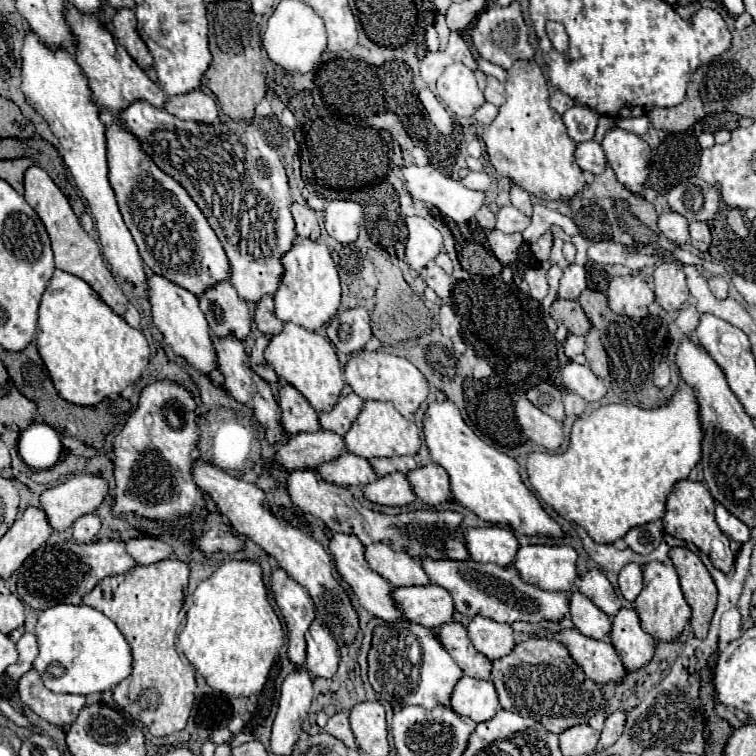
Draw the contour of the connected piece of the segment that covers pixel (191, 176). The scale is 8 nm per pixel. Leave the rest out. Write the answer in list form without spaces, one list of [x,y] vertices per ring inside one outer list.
[[[135,102],[123,112],[117,114],[127,128],[141,140],[143,150],[155,160],[155,164],[175,178],[189,196],[197,202],[201,212],[207,216],[211,228],[221,240],[229,262],[231,262],[231,284],[237,290],[239,298],[245,302],[259,302],[263,296],[273,294],[283,278],[281,258],[291,250],[291,244],[297,238],[295,222],[291,216],[291,192],[287,184],[285,168],[279,160],[279,154],[265,142],[265,138],[247,122],[215,122],[199,124],[185,122],[177,116],[171,116],[163,108],[155,108],[149,102]]]

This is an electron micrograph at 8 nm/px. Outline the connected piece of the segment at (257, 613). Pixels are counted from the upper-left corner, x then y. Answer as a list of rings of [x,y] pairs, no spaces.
[[[249,560],[225,562],[195,588],[193,606],[187,610],[187,622],[177,642],[205,682],[231,696],[259,694],[283,644],[283,626],[267,600],[261,566]]]

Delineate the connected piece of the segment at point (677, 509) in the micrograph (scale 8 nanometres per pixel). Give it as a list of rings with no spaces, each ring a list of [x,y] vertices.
[[[679,480],[675,484],[673,492],[667,498],[667,510],[665,510],[665,516],[663,516],[663,528],[665,528],[667,534],[671,534],[671,536],[675,536],[679,540],[693,542],[701,552],[705,552],[709,556],[711,556],[711,540],[719,538],[727,548],[727,556],[723,560],[721,558],[713,558],[713,566],[719,568],[721,572],[731,572],[735,556],[729,550],[729,538],[719,530],[719,526],[715,522],[715,500],[713,500],[709,490],[701,482]]]

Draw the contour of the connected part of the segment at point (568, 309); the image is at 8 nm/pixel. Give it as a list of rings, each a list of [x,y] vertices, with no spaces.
[[[557,298],[551,308],[549,308],[549,314],[555,322],[559,324],[565,324],[565,328],[571,332],[571,334],[577,334],[577,336],[583,336],[589,332],[591,328],[591,322],[589,318],[585,316],[581,304],[577,300],[563,300],[563,298]]]

